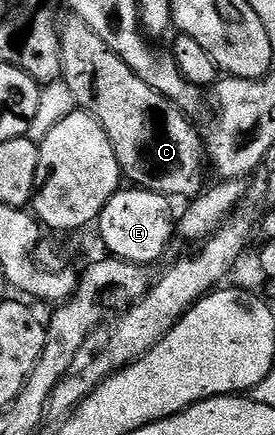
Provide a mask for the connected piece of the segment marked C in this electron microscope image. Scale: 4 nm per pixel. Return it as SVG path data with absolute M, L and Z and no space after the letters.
M74 16L68 17L68 22L62 23L59 30L59 60L61 63L61 81L69 86L69 90L73 94L73 100L76 107L80 110L86 110L96 118L105 128L105 132L109 136L109 140L113 144L113 152L117 152L117 160L119 167L123 169L124 179L132 187L152 190L154 193L170 196L172 199L183 198L182 200L190 200L204 189L203 186L203 162L205 166L205 138L202 133L195 131L195 126L190 117L184 114L175 103L171 102L161 92L157 92L153 88L149 88L149 84L145 84L145 80L141 80L141 76L137 76L137 72L133 72L133 68L129 68L129 64L125 64L125 60L121 60L121 56L117 56L117 52L113 52L113 48L109 48L109 44L105 44L105 40L101 40L101 36L97 36L97 32L93 32L93 28L89 28L89 24L85 24L85 20Z

